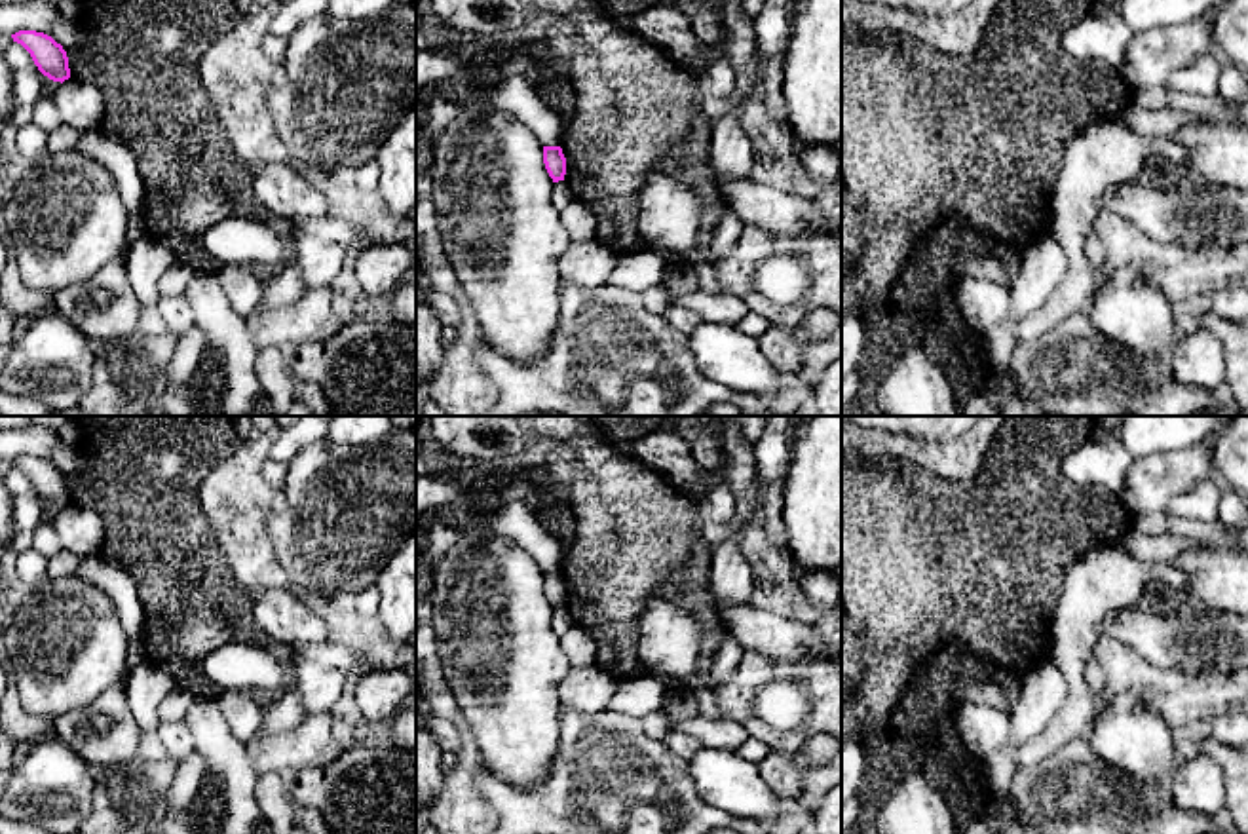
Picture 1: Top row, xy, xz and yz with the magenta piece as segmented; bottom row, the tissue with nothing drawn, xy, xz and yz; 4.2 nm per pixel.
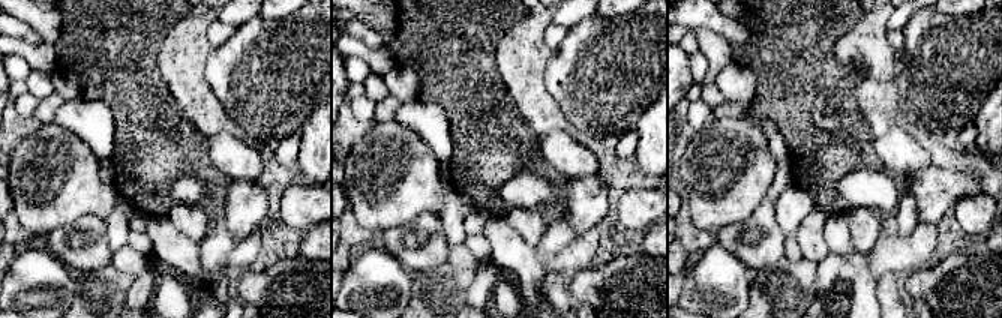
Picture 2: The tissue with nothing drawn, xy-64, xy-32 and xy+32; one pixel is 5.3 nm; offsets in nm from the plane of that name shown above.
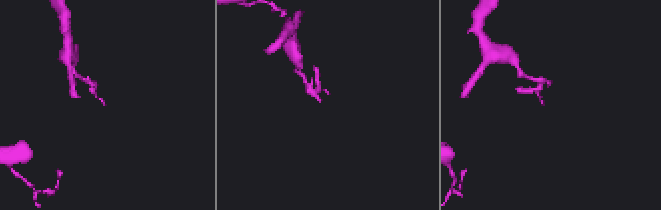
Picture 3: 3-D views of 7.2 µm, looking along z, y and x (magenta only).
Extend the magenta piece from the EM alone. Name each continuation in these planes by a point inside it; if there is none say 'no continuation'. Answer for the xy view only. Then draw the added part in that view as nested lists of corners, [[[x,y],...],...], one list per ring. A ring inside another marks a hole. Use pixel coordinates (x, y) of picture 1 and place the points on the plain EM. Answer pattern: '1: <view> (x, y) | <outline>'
no continuation

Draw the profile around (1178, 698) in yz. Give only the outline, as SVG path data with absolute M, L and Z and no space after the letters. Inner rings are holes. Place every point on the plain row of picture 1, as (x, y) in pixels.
M1107 635L1098 638L1096 657L1106 684L1096 697L1094 716L1121 693L1136 695L1172 730L1235 711L1248 714L1248 669L1193 676L1180 667L1155 667L1132 646Z

